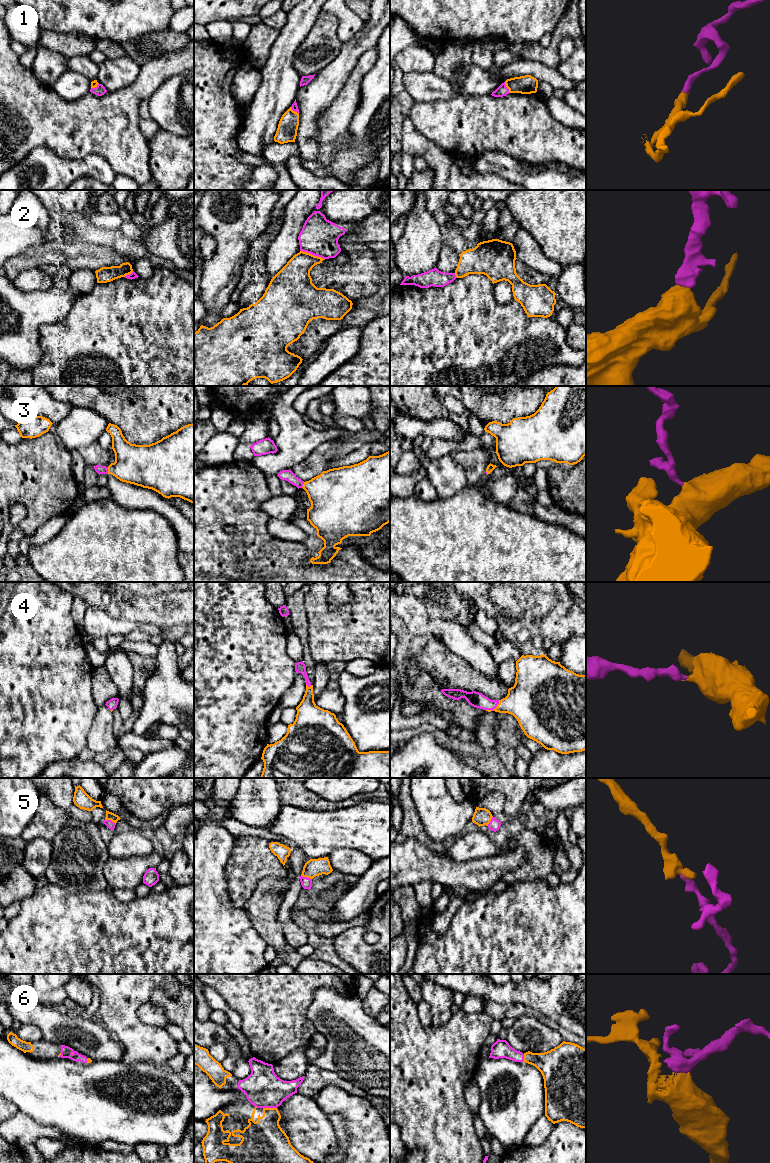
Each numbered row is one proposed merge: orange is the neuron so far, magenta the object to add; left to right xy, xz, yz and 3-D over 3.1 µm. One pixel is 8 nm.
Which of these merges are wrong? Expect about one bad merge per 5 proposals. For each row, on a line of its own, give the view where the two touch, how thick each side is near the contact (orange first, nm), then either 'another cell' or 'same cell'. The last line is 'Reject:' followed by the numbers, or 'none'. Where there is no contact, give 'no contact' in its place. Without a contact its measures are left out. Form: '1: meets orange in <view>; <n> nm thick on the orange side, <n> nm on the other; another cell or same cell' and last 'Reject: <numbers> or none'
1: meets orange in yz; 150 nm thick on the orange side, 90 nm on the other; same cell
2: meets orange in xz; 260 nm thick on the orange side, 300 nm on the other; another cell
3: meets orange in xy; 320 nm thick on the orange side, 70 nm on the other; same cell
4: meets orange in yz; 300 nm thick on the orange side, 120 nm on the other; same cell
5: meets orange in xy; 70 nm thick on the orange side, 60 nm on the other; same cell
6: meets orange in xz; 300 nm thick on the orange side, 300 nm on the other; same cell
Reject: 2

